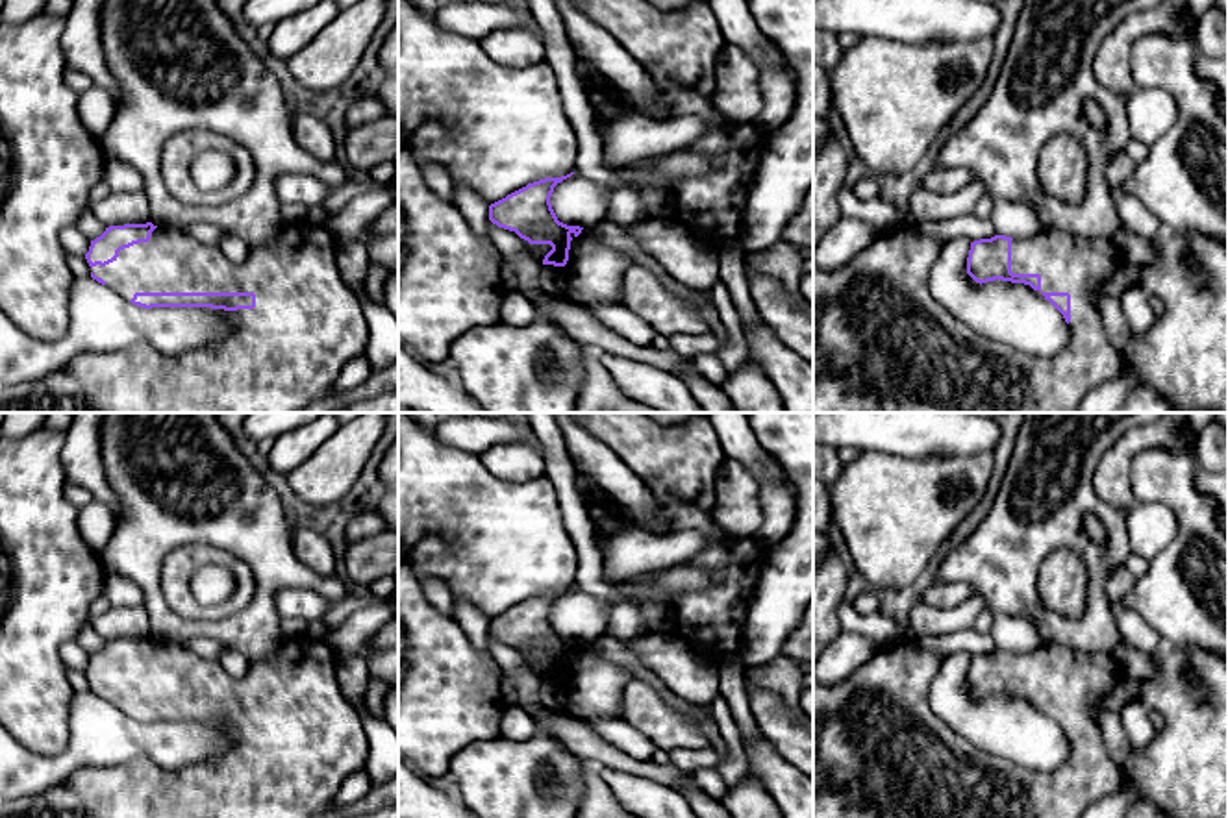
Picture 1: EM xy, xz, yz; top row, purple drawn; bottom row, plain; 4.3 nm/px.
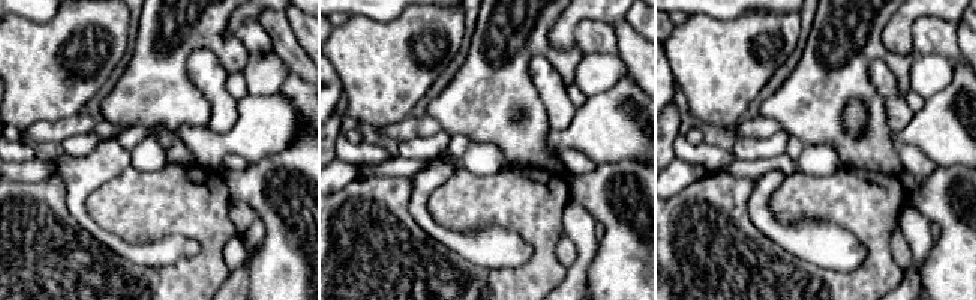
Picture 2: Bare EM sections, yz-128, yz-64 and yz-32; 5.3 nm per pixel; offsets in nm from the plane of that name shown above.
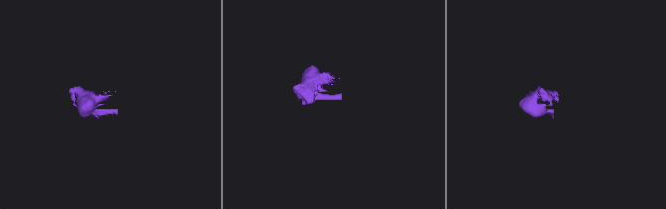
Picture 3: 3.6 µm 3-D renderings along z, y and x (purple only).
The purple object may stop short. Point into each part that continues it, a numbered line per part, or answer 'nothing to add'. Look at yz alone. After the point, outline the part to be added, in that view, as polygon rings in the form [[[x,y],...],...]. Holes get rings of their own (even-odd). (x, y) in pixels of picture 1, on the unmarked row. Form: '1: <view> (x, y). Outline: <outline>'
1: yz (878, 750). Outline: [[[909,635],[896,644],[880,648],[878,653],[846,679],[826,687],[817,681],[813,672],[813,818],[1082,818],[1084,811],[1095,801],[1111,796],[1122,783],[1124,770],[1109,753],[1104,735],[1093,714],[1095,703],[1108,696],[1117,681],[1122,677],[1121,664],[1113,653],[1087,653],[1069,646],[1043,642],[1030,653],[1011,655],[1011,687],[1013,688],[1039,688],[1041,707],[1069,707],[1071,709],[1071,753],[1067,761],[1050,772],[1028,770],[1000,757],[987,755],[976,746],[961,738],[948,725],[945,725],[928,705],[928,687],[941,666],[943,655],[915,646]]]

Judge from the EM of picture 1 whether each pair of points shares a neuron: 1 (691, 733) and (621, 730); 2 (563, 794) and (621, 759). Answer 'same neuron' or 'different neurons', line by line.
1: different neurons
2: different neurons

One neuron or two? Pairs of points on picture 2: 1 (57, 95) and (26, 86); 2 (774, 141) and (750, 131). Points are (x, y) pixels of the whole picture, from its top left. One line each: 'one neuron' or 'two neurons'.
1: one neuron
2: two neurons

